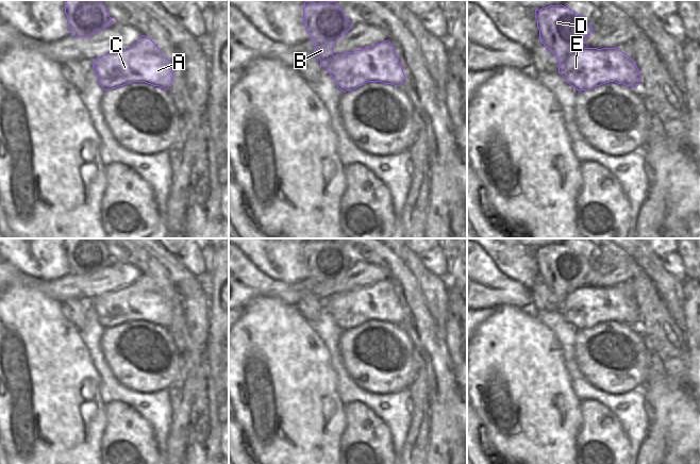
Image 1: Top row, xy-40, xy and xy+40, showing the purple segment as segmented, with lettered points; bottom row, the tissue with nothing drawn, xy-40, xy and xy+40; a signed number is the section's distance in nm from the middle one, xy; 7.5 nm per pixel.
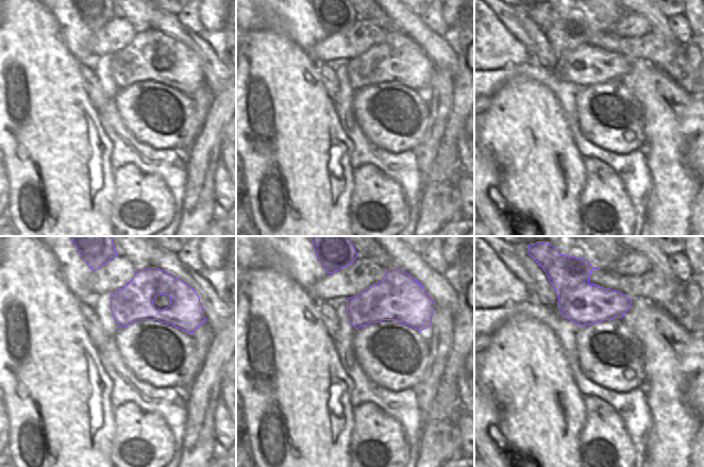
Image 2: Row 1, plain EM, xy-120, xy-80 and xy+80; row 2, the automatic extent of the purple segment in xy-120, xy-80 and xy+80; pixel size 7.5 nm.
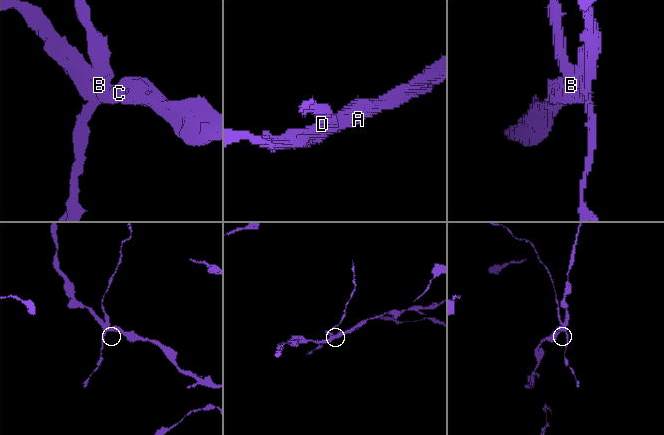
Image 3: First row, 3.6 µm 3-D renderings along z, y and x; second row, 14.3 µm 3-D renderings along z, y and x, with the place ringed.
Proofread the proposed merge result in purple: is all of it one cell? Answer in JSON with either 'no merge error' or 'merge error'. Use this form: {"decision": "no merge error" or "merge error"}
{"decision": "merge error"}

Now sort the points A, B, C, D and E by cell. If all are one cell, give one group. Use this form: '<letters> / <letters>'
A C E / B D

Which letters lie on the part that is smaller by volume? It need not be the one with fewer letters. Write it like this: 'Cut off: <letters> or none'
Cut off: B, D

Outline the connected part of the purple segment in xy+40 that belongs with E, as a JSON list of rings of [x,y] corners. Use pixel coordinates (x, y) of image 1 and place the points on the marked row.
[[[581,48],[564,66],[563,79],[579,92],[609,82],[636,87],[641,79],[633,59],[618,48]]]

